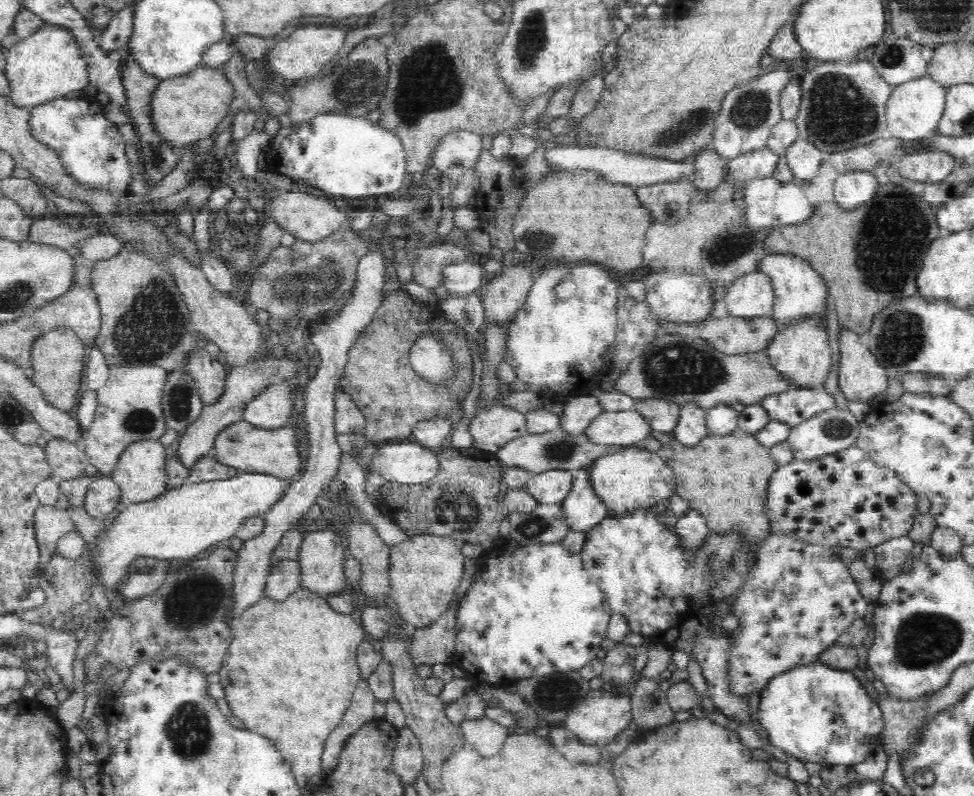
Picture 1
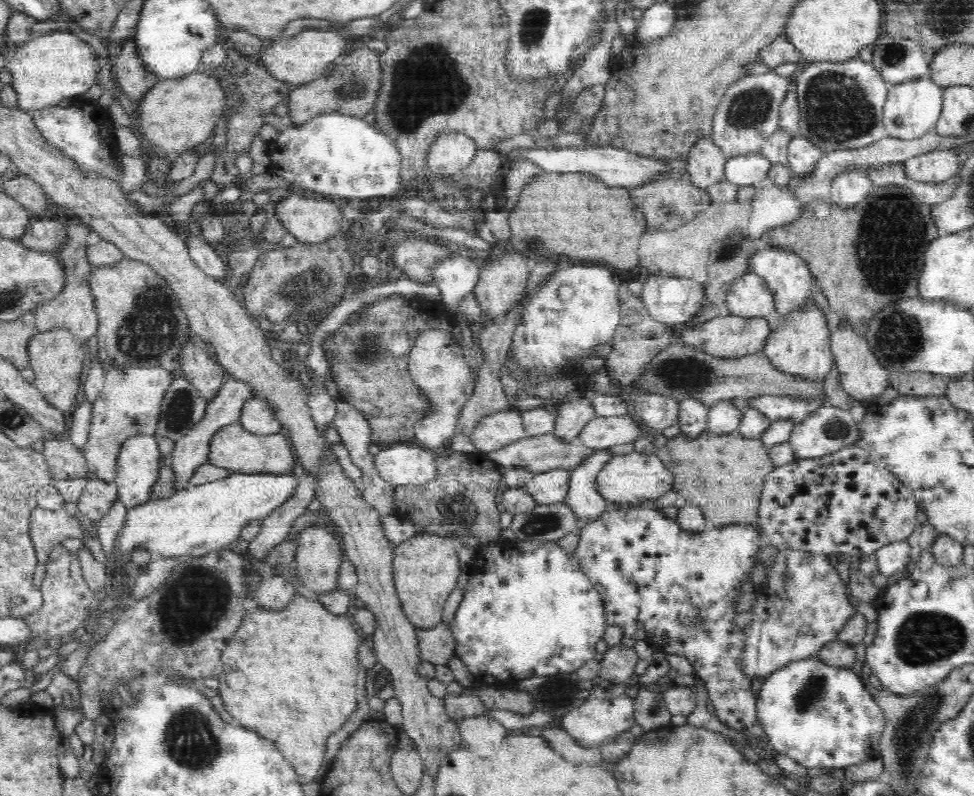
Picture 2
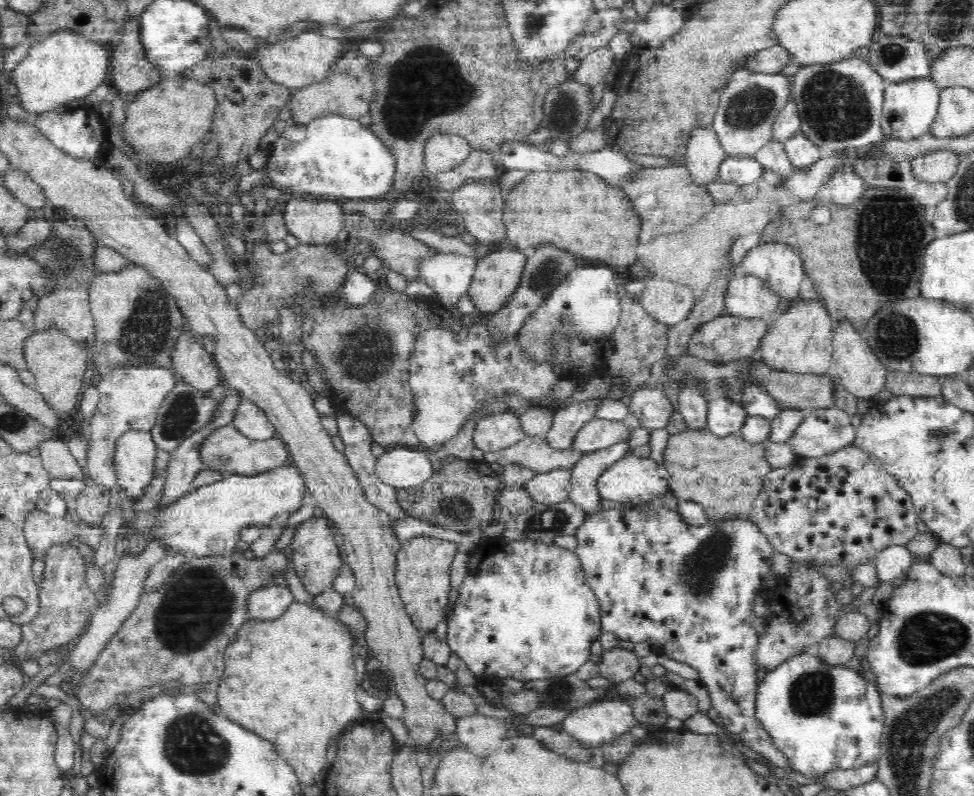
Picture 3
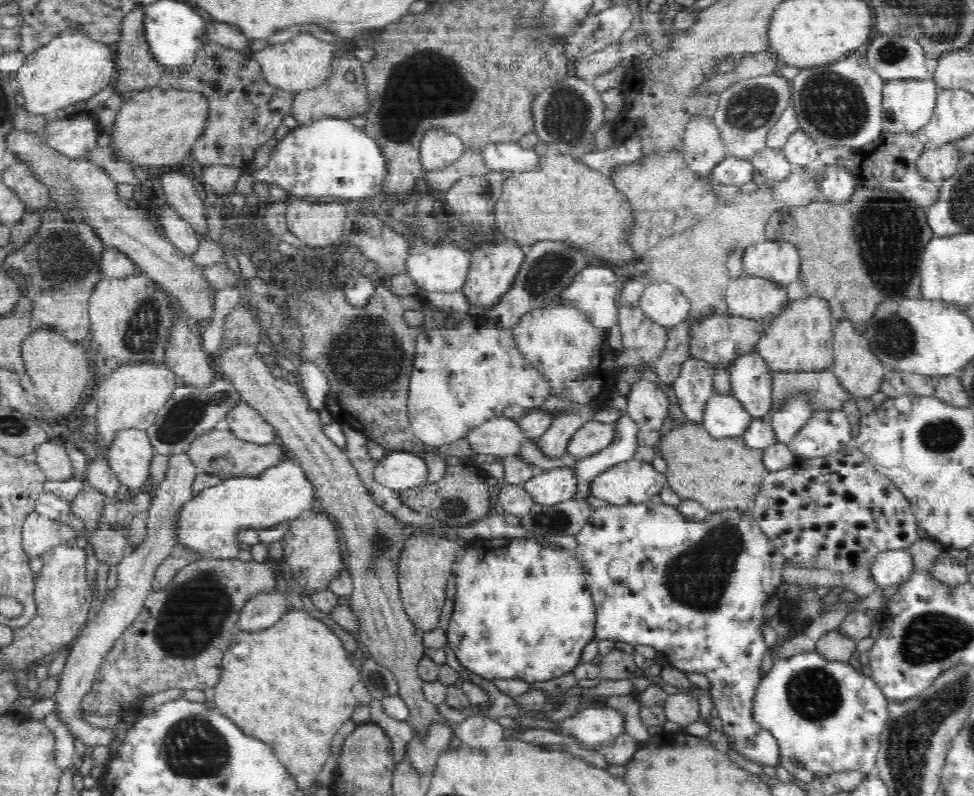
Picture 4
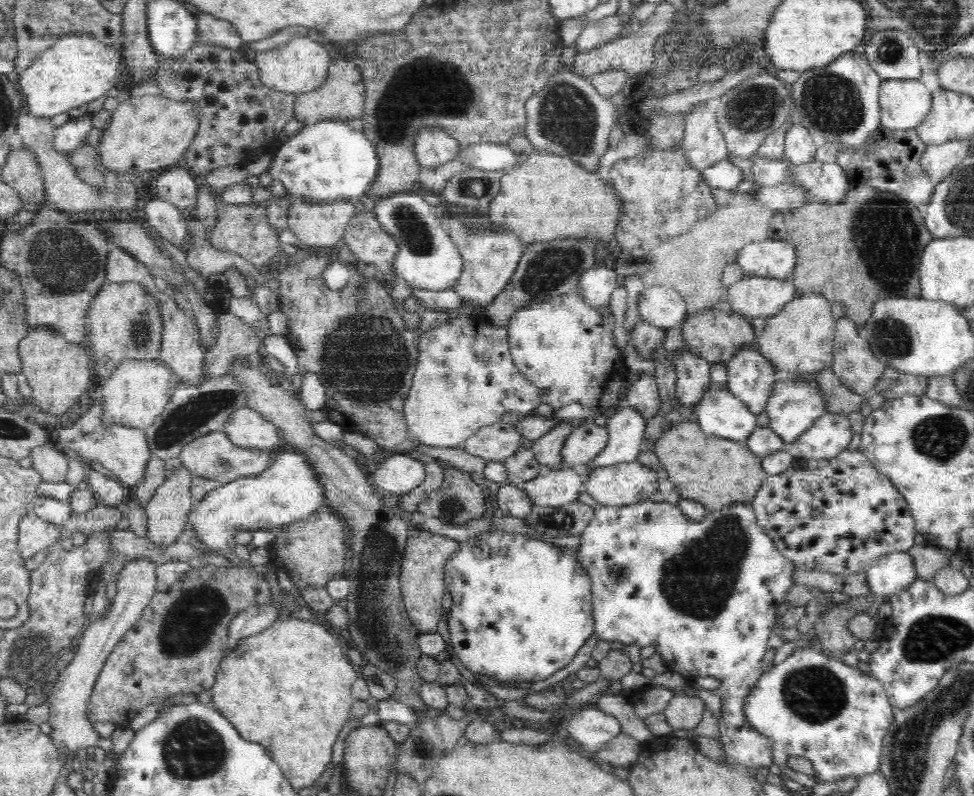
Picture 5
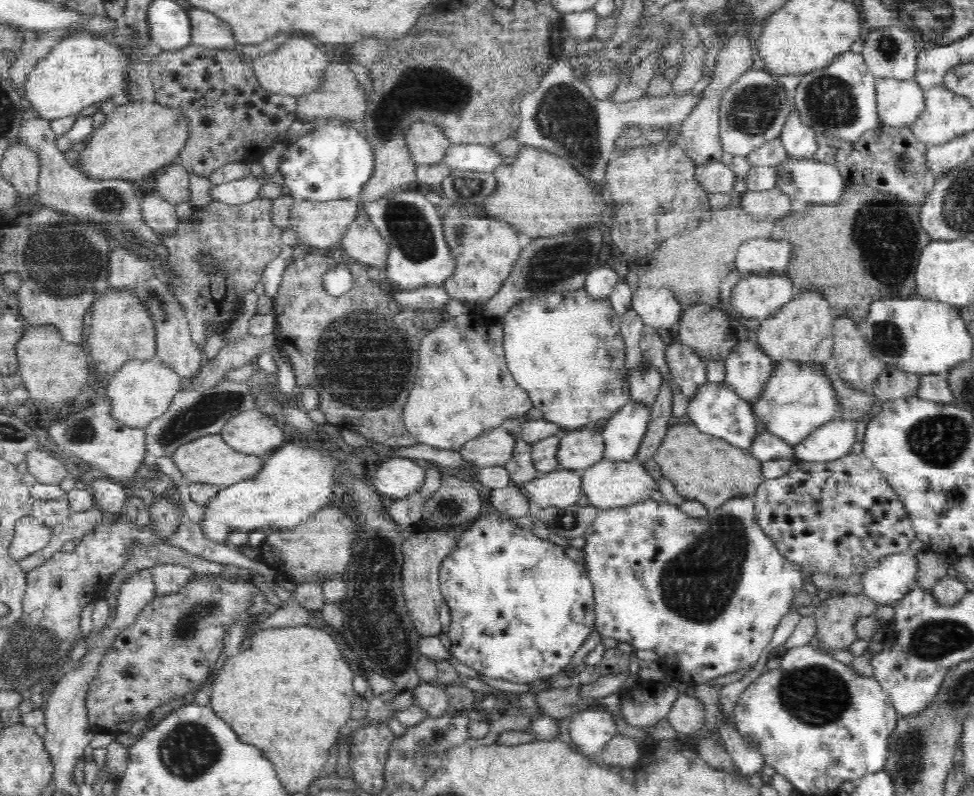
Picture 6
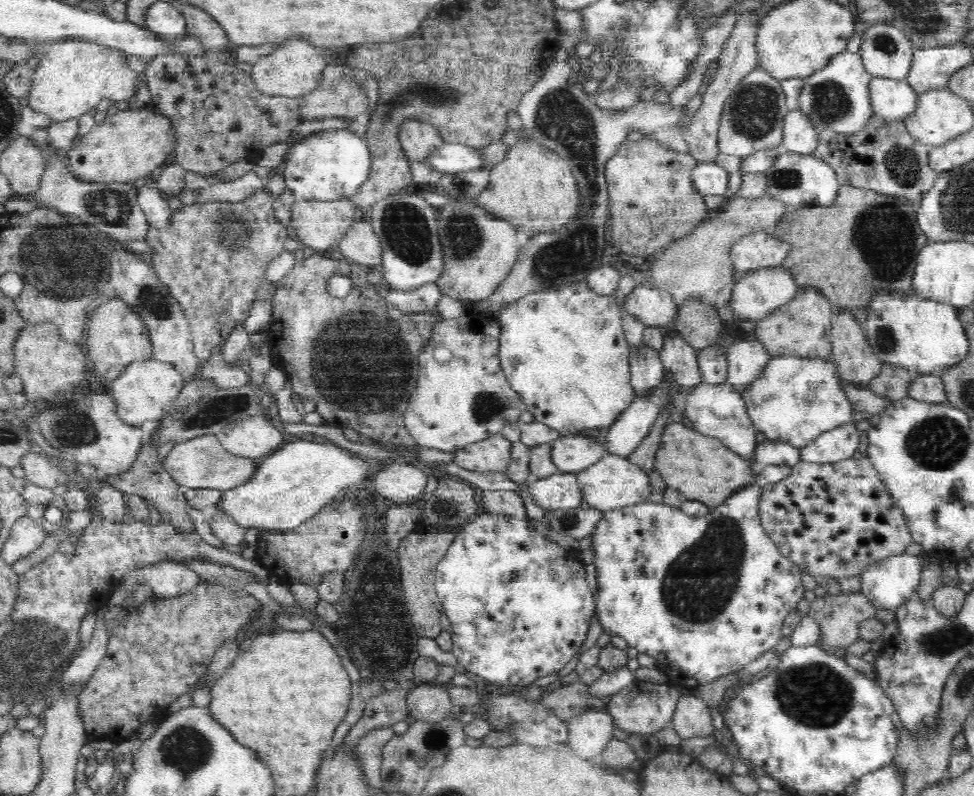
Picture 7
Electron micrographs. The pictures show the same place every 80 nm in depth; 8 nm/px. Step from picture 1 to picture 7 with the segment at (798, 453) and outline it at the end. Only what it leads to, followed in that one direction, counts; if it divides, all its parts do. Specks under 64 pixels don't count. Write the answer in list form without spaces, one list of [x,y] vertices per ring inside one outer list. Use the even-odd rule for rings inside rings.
[[[854,423],[832,428],[800,448],[802,461],[826,464],[852,458],[860,446],[860,434]]]

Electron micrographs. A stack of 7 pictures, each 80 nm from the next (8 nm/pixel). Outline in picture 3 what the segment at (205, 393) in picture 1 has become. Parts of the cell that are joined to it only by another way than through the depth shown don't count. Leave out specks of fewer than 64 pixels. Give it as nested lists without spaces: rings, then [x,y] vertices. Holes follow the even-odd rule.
[[[189,329],[180,333],[170,358],[174,372],[202,392],[210,392],[215,386],[224,383],[213,355],[198,344],[196,336]]]

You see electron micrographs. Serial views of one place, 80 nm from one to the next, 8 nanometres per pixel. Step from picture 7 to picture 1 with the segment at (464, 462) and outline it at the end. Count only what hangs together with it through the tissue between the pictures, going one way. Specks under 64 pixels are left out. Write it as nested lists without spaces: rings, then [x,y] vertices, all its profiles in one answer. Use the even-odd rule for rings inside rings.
[[[499,404],[480,410],[469,424],[473,446],[495,453],[506,443],[527,433],[526,416],[508,406]]]

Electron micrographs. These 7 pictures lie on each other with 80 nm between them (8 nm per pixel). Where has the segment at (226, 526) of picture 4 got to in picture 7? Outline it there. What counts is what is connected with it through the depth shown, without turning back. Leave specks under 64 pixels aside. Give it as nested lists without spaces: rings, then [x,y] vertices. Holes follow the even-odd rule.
[[[304,436],[304,438],[294,438],[293,440],[288,441],[288,443],[285,443],[281,448],[272,452],[270,455],[267,455],[265,460],[260,462],[256,472],[246,482],[244,482],[244,484],[240,484],[234,488],[230,488],[230,490],[224,491],[222,498],[220,498],[220,502],[218,502],[217,508],[220,510],[221,516],[228,516],[230,519],[234,519],[234,521],[238,522],[238,524],[245,529],[255,527],[259,530],[292,530],[297,526],[300,526],[302,523],[306,523],[306,520],[312,519],[318,512],[322,511],[322,508],[326,507],[328,503],[333,502],[333,500],[345,495],[356,495],[360,493],[364,488],[364,482],[366,482],[368,476],[370,476],[370,470],[374,468],[374,466],[372,466],[373,461],[378,461],[378,459],[372,460],[359,457],[358,455],[331,442],[318,444],[312,440],[308,440],[306,436]]]

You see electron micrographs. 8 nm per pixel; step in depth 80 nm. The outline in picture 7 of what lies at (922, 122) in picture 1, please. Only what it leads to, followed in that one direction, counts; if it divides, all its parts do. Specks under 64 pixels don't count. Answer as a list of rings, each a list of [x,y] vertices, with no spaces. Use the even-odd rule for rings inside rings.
[[[873,77],[869,84],[870,104],[873,112],[886,121],[902,121],[916,108],[917,92],[904,79]]]

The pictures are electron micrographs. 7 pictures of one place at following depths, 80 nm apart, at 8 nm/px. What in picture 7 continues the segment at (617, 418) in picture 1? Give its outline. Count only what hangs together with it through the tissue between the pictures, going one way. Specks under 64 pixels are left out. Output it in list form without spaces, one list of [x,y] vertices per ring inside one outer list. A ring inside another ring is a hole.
[[[592,433],[561,436],[551,445],[551,459],[559,472],[584,470],[607,454],[602,443],[596,439],[596,434]]]

